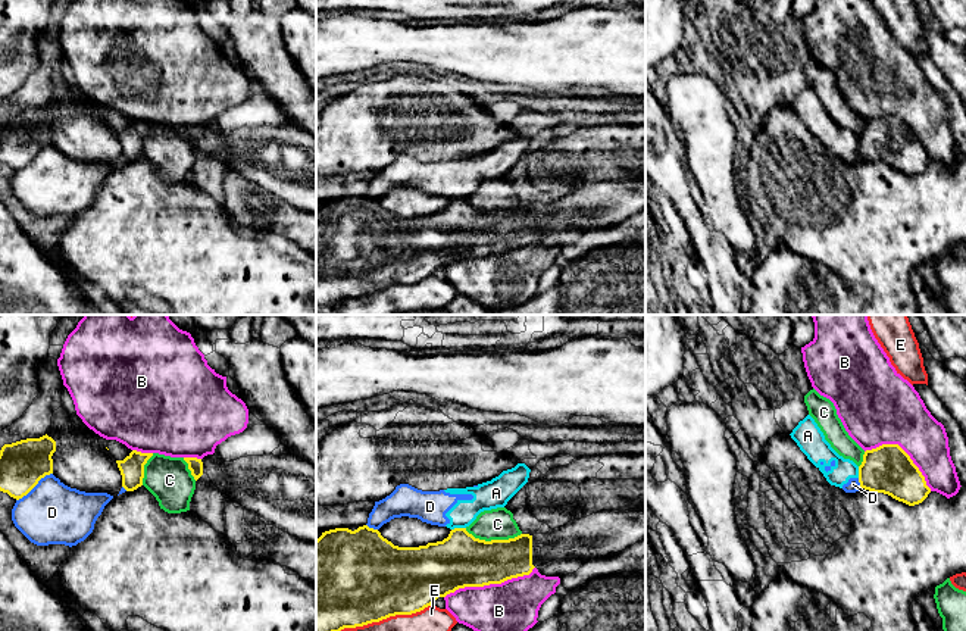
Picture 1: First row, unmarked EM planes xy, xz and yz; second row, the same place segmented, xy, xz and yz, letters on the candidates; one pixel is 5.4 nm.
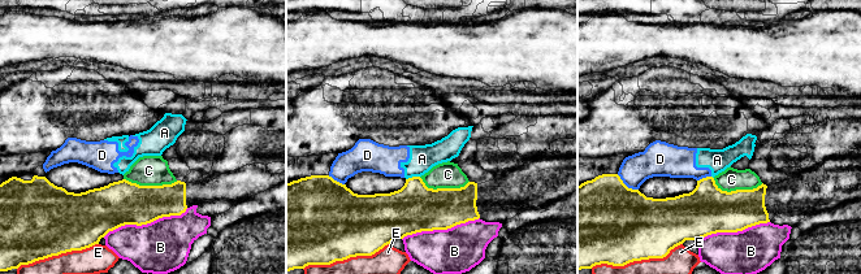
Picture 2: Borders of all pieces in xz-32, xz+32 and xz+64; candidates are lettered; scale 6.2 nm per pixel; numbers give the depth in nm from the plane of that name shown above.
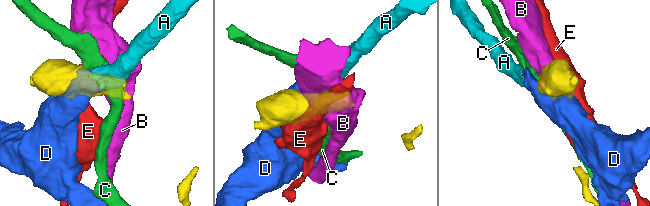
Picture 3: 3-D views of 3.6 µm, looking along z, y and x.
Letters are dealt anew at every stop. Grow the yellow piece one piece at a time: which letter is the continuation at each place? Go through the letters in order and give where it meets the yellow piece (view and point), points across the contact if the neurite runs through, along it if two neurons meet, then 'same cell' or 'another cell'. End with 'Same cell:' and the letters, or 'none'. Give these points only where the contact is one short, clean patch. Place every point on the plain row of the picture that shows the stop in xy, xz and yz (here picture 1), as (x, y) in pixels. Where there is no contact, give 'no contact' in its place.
A: xz (458, 199) | along xz (465, 197), (452, 200) | another cell
B: xz (490, 253) | another cell
C: xz (493, 211) | another cell
D: xy (34, 156) | another cell
E: xz (385, 289) | another cell
Same cell: none

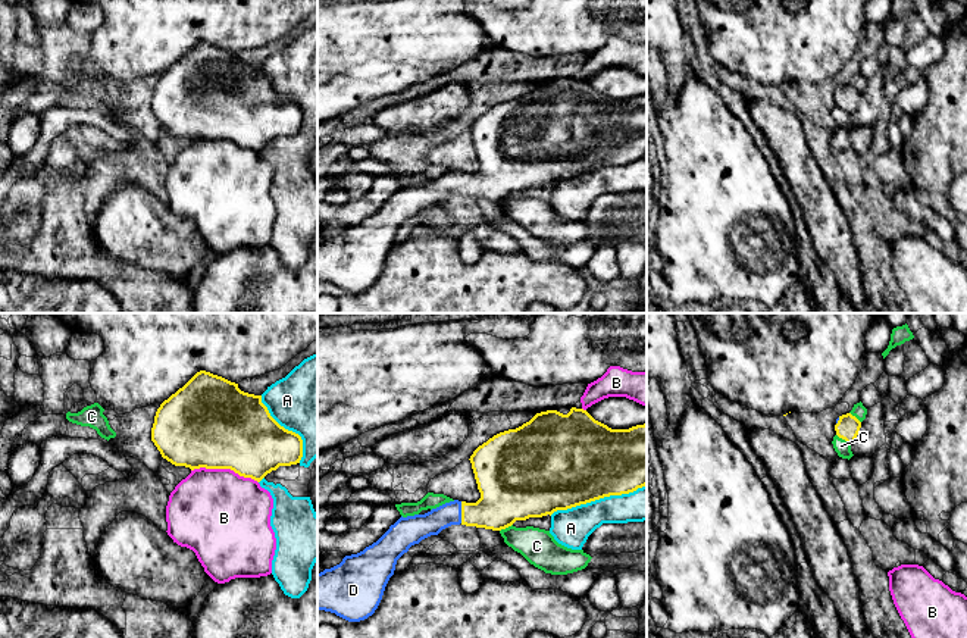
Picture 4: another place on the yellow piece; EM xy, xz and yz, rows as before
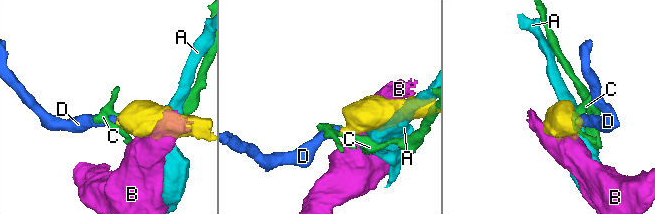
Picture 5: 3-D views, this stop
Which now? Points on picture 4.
A: xz (597, 169) | another cell
B: xy (225, 138) | another cell
C: yz (844, 109) | along yz (836, 105), (850, 115) | another cell
D: xz (462, 183) | same cell
Same cell: D

